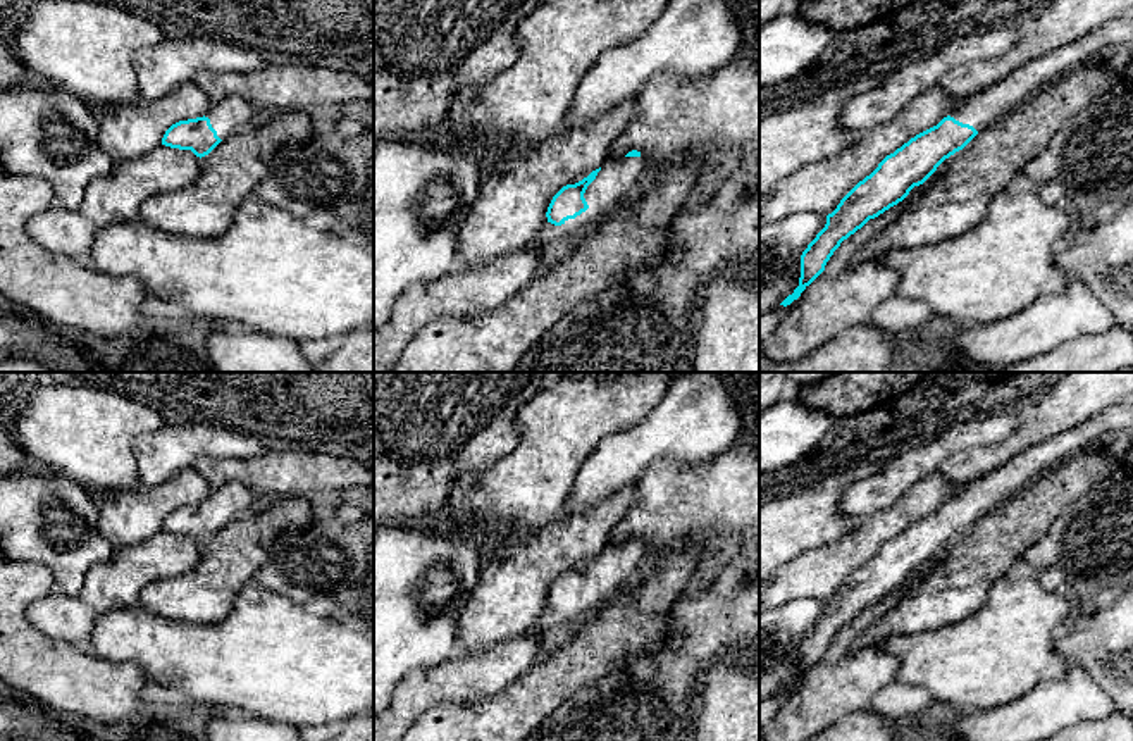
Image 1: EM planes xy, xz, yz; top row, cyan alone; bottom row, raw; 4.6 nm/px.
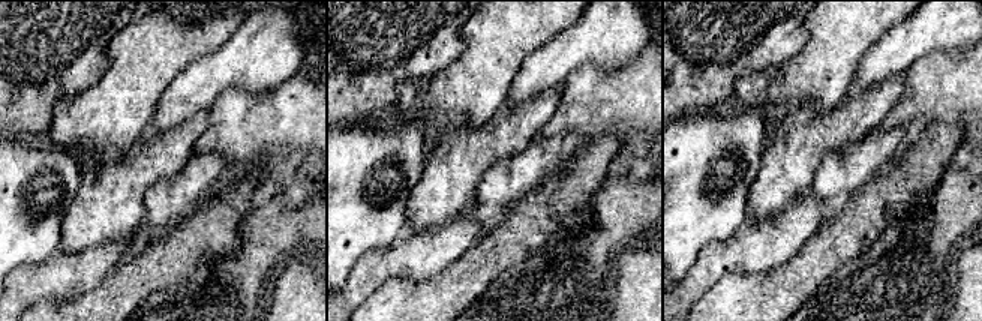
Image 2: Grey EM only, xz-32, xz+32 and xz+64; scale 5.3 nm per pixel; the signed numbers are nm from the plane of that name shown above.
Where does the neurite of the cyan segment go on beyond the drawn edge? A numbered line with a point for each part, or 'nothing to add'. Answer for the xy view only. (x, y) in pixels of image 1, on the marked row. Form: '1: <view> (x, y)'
1: xy (231, 116)

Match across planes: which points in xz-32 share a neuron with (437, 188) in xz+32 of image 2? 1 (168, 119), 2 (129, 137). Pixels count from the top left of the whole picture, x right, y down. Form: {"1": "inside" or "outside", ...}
{"1": "outside", "2": "outside"}

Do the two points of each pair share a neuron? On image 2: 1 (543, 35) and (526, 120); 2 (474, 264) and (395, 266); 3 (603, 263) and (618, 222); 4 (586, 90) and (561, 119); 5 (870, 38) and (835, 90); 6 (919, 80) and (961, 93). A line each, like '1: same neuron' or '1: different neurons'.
1: different neurons
2: different neurons
3: same neuron
4: same neuron
5: same neuron
6: same neuron

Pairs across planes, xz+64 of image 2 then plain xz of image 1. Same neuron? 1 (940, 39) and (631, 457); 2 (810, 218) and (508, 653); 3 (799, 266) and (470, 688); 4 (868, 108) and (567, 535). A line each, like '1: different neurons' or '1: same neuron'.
1: same neuron
2: same neuron
3: different neurons
4: same neuron

